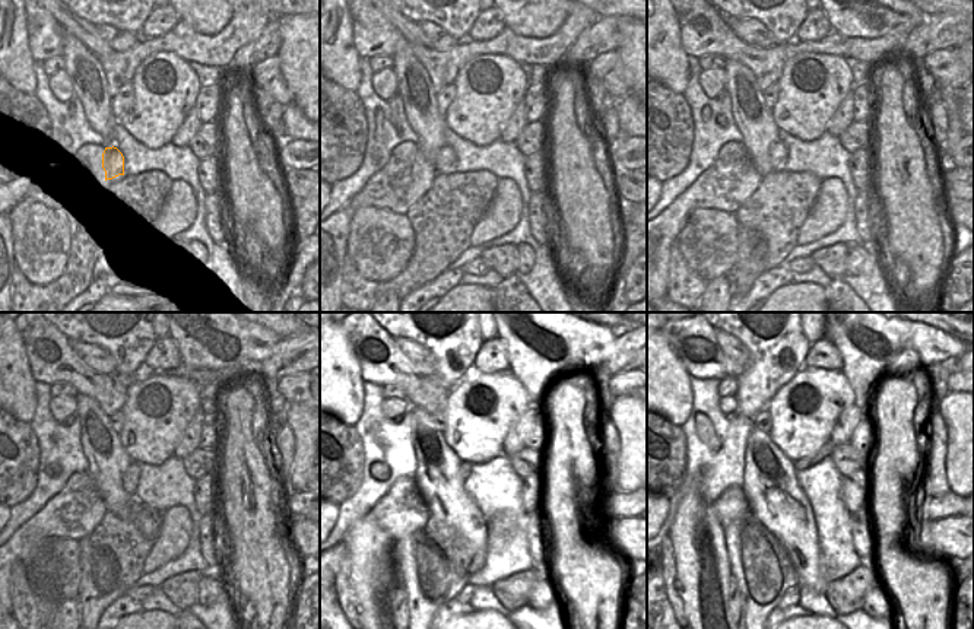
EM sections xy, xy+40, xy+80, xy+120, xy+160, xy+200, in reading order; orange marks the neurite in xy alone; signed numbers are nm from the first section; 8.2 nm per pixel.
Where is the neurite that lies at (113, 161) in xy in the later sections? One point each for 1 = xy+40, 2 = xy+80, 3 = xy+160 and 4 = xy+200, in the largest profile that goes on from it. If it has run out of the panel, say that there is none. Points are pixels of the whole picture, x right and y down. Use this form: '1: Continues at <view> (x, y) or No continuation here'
1: Continues at xy+40 (446, 161)
2: Continues at xy+80 (779, 152)
3: Continues at xy+160 (466, 466)
4: Continues at xy+200 (827, 448)

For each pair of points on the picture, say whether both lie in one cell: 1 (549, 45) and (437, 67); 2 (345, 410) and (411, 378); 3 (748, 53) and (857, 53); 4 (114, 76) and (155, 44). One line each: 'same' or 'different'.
1: same
2: different
3: same
4: same

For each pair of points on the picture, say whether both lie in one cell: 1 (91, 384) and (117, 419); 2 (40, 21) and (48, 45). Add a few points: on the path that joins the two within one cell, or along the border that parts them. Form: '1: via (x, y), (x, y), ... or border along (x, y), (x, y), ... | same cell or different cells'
1: border along (120, 409), (108, 418) | different cells
2: via (41, 26), (44, 40) | same cell

